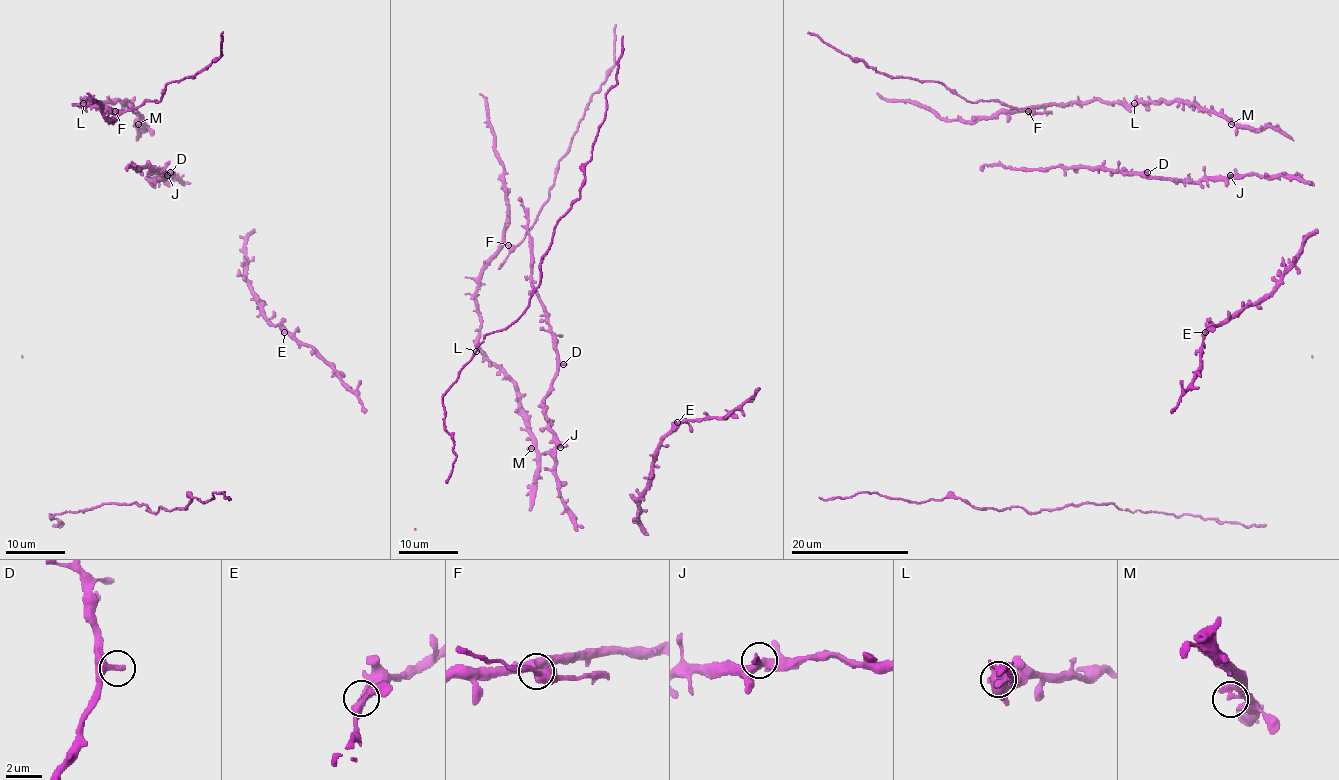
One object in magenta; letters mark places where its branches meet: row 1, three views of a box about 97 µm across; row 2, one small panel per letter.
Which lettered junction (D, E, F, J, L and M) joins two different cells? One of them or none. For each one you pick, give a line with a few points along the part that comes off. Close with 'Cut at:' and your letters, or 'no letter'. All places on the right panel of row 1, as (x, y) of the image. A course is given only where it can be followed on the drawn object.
F: Course of the part to remove: (1027, 110), (996, 100), (968, 101), (933, 81), (888, 76), (862, 60), (837, 51), (807, 32)
Cut at: F

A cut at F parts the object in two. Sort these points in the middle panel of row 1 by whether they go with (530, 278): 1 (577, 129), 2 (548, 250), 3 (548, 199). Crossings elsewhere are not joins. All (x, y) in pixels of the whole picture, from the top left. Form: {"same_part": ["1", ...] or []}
{"same_part": ["2"]}

